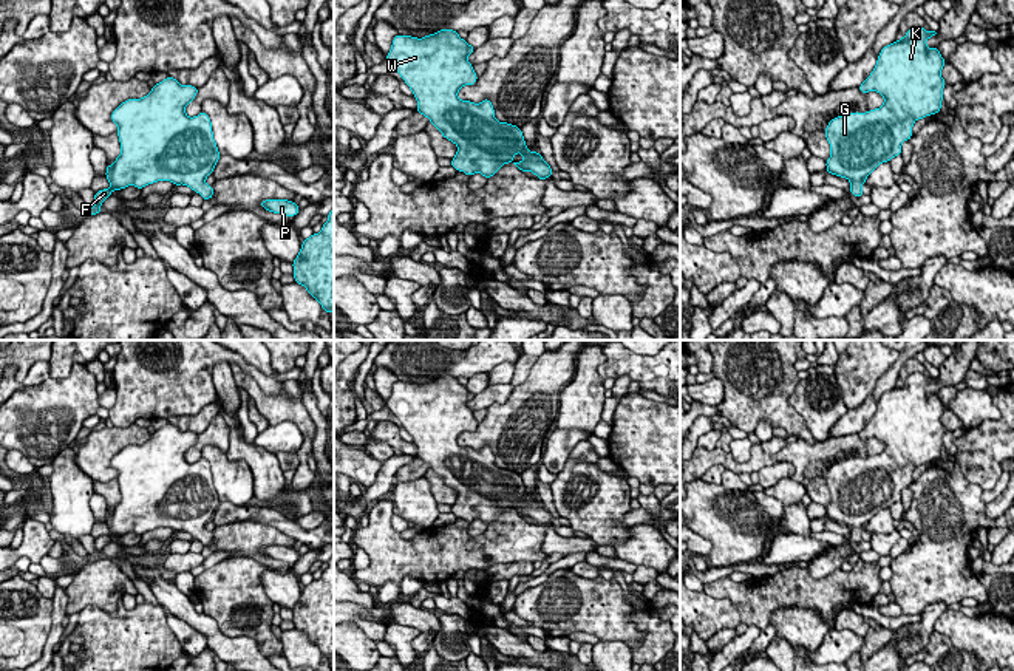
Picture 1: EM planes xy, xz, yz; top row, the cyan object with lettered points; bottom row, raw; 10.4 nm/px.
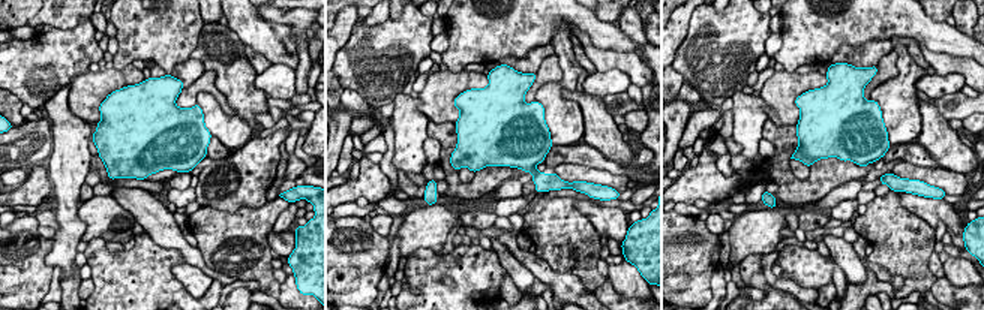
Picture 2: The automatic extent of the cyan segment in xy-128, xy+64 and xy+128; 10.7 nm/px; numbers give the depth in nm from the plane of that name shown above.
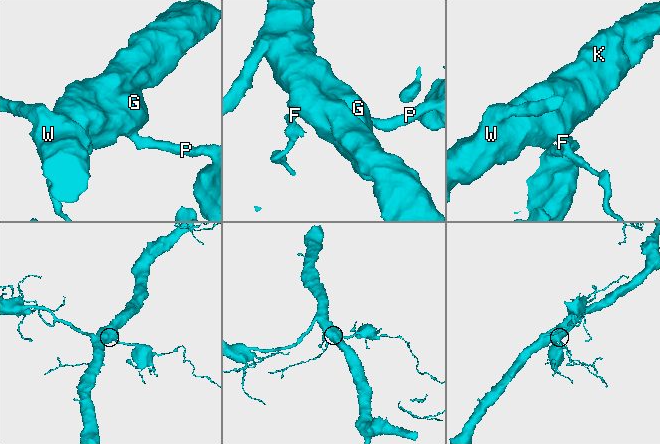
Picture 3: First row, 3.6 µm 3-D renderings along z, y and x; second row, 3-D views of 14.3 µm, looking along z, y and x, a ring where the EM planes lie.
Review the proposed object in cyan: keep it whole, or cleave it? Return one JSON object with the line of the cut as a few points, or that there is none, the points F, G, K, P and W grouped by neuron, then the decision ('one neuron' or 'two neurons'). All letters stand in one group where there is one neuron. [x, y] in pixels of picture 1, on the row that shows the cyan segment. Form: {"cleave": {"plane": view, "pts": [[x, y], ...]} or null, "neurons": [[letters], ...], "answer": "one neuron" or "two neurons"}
{"cleave": null, "neurons": [["F", "G", "K", "P", "W"]], "answer": "one neuron"}

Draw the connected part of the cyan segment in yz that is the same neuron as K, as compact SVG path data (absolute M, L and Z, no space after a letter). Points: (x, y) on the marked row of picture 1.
M914 26L900 40L883 46L859 91L876 91L884 104L866 113L836 116L824 131L830 144L825 172L849 179L856 198L863 196L863 184L880 164L901 155L903 142L912 138L914 122L941 110L946 62L938 48L926 45L935 34Z

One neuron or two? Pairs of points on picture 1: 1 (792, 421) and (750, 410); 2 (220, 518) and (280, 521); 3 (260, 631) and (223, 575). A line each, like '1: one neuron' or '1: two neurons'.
1: one neuron
2: one neuron
3: one neuron

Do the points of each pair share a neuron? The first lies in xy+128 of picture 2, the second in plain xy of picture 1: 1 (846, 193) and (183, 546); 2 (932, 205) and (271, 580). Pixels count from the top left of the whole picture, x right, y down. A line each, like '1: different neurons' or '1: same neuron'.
1: same neuron
2: same neuron

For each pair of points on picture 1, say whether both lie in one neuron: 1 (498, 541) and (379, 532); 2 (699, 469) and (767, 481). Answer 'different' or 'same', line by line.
1: same
2: different

